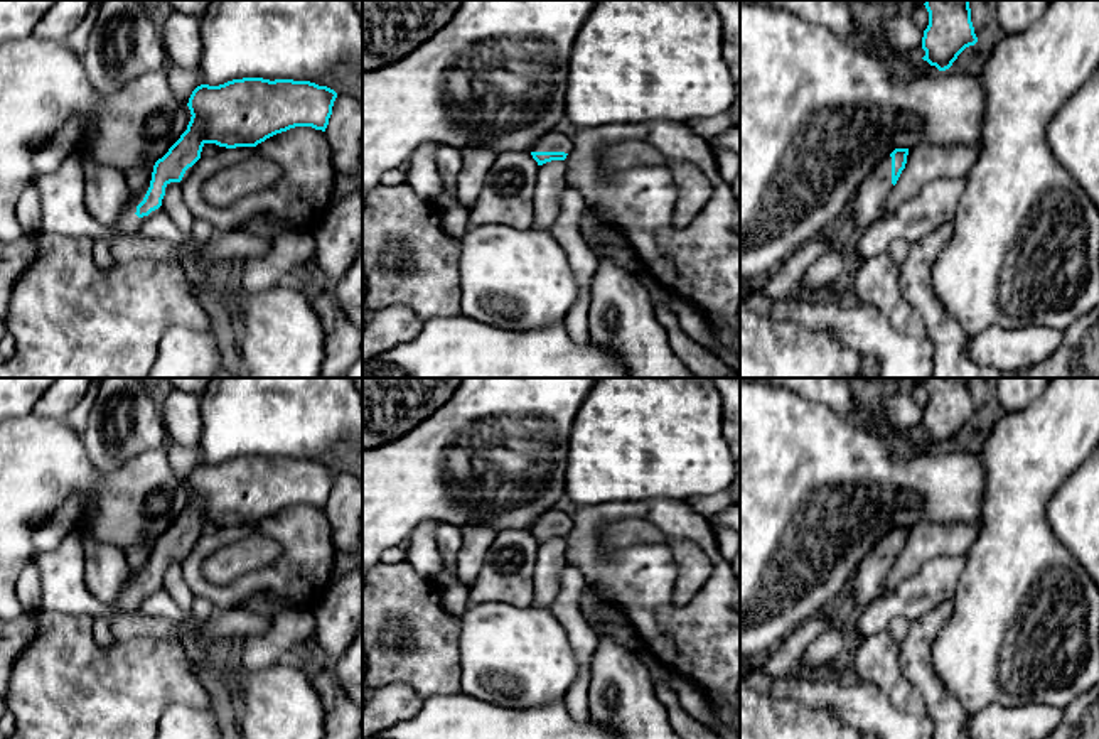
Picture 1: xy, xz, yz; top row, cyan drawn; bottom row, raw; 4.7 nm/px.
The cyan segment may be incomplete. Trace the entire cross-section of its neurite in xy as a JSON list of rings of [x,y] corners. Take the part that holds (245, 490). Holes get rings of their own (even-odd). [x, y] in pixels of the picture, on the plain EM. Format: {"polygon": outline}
{"polygon": [[[243,456],[219,464],[201,462],[189,476],[190,499],[180,516],[153,543],[152,555],[140,572],[140,577],[130,582],[116,601],[120,609],[128,612],[140,607],[142,601],[164,585],[164,574],[170,564],[182,564],[192,543],[201,537],[206,521],[216,521],[226,526],[256,525],[266,516],[295,504],[312,504],[325,510],[337,471],[327,464],[310,459],[293,457],[263,457]]]}

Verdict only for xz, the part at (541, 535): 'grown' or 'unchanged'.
grown

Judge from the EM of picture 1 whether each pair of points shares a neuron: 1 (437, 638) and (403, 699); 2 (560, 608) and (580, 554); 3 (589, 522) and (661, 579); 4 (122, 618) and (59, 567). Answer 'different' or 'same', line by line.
1: different
2: different
3: same
4: same

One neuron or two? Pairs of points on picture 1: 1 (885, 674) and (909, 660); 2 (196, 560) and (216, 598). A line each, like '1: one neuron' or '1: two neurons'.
1: two neurons
2: one neuron

